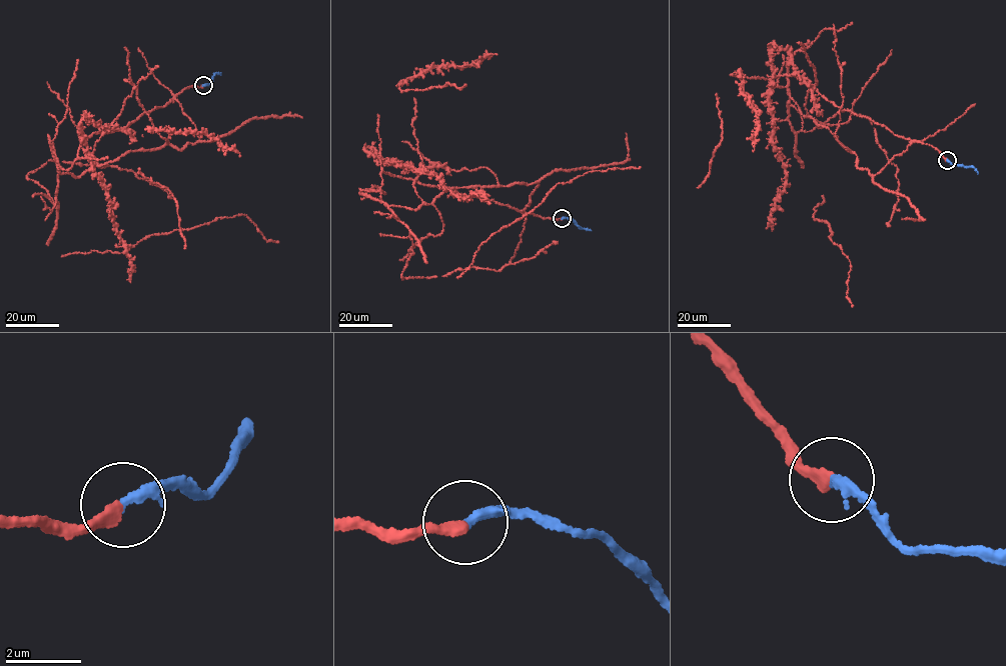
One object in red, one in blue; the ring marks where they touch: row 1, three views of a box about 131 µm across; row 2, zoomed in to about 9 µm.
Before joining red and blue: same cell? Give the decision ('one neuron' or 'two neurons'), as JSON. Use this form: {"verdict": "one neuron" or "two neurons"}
{"verdict": "one neuron"}

